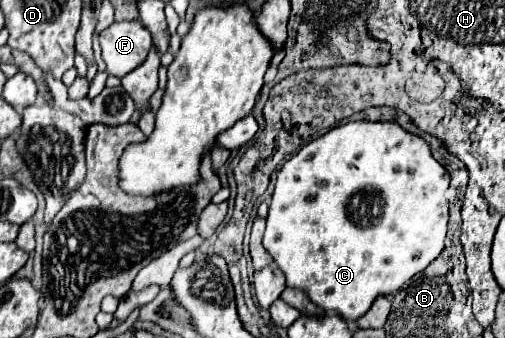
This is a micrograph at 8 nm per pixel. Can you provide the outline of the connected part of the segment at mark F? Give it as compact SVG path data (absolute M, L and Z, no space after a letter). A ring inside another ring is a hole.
M138 20L114 22L100 32L100 48L106 72L122 78L146 60L152 48L152 38Z

